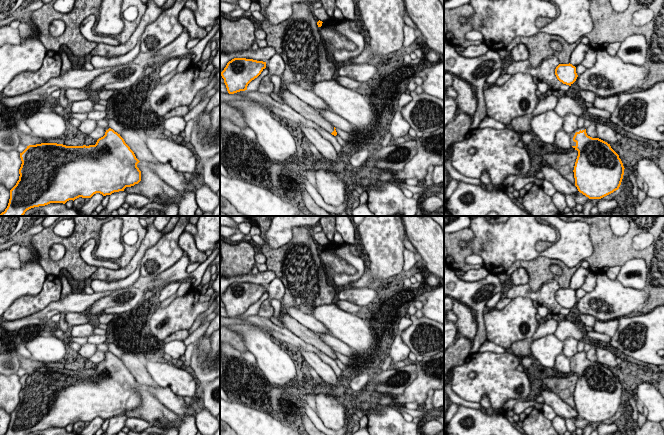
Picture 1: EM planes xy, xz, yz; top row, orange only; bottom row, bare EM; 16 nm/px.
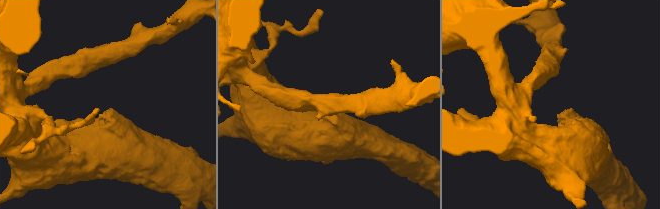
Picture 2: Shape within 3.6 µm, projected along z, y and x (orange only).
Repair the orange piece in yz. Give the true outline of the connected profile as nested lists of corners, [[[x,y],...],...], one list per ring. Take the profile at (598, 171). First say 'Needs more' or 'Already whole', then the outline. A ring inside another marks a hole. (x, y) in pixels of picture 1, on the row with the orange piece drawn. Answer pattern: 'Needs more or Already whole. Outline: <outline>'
Needs more. Outline: [[[585,127],[570,134],[570,142],[578,151],[573,172],[580,193],[601,199],[619,189],[625,168],[610,144],[588,136]]]

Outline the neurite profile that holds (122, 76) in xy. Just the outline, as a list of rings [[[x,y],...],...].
[[[128,63],[113,67],[108,72],[102,73],[88,84],[91,94],[101,89],[120,90],[130,87],[137,82],[144,72],[144,67],[139,64]]]

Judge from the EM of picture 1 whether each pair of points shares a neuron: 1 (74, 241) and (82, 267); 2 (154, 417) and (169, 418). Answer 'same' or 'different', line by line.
1: same
2: same

